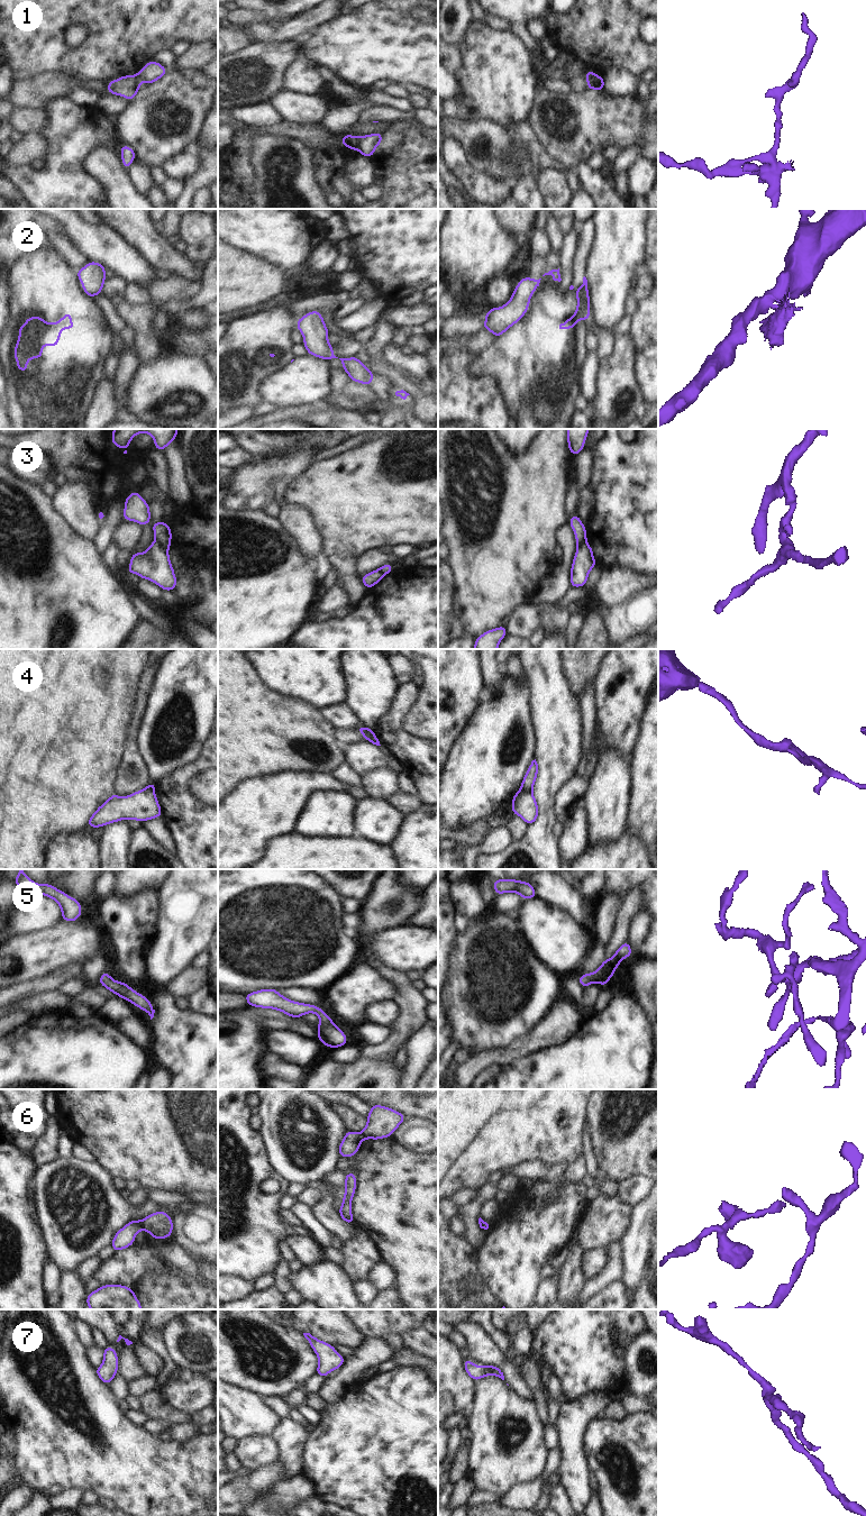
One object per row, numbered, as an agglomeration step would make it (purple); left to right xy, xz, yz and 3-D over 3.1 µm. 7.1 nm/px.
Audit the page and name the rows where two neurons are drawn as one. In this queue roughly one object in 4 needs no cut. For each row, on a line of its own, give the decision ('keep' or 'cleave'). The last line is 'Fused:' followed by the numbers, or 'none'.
1: cleave
2: cleave
3: cleave
4: cleave
5: keep
6: cleave
7: keep
Fused: 1, 2, 3, 4, 6

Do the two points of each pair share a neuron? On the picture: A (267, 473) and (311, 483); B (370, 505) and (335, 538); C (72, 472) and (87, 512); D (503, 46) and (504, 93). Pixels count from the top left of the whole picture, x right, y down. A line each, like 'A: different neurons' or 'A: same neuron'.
A: different neurons
B: same neuron
C: different neurons
D: same neuron

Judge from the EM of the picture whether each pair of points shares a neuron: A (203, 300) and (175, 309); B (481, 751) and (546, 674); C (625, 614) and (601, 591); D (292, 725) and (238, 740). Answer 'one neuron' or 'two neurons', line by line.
A: one neuron
B: two neurons
C: two neurons
D: one neuron

